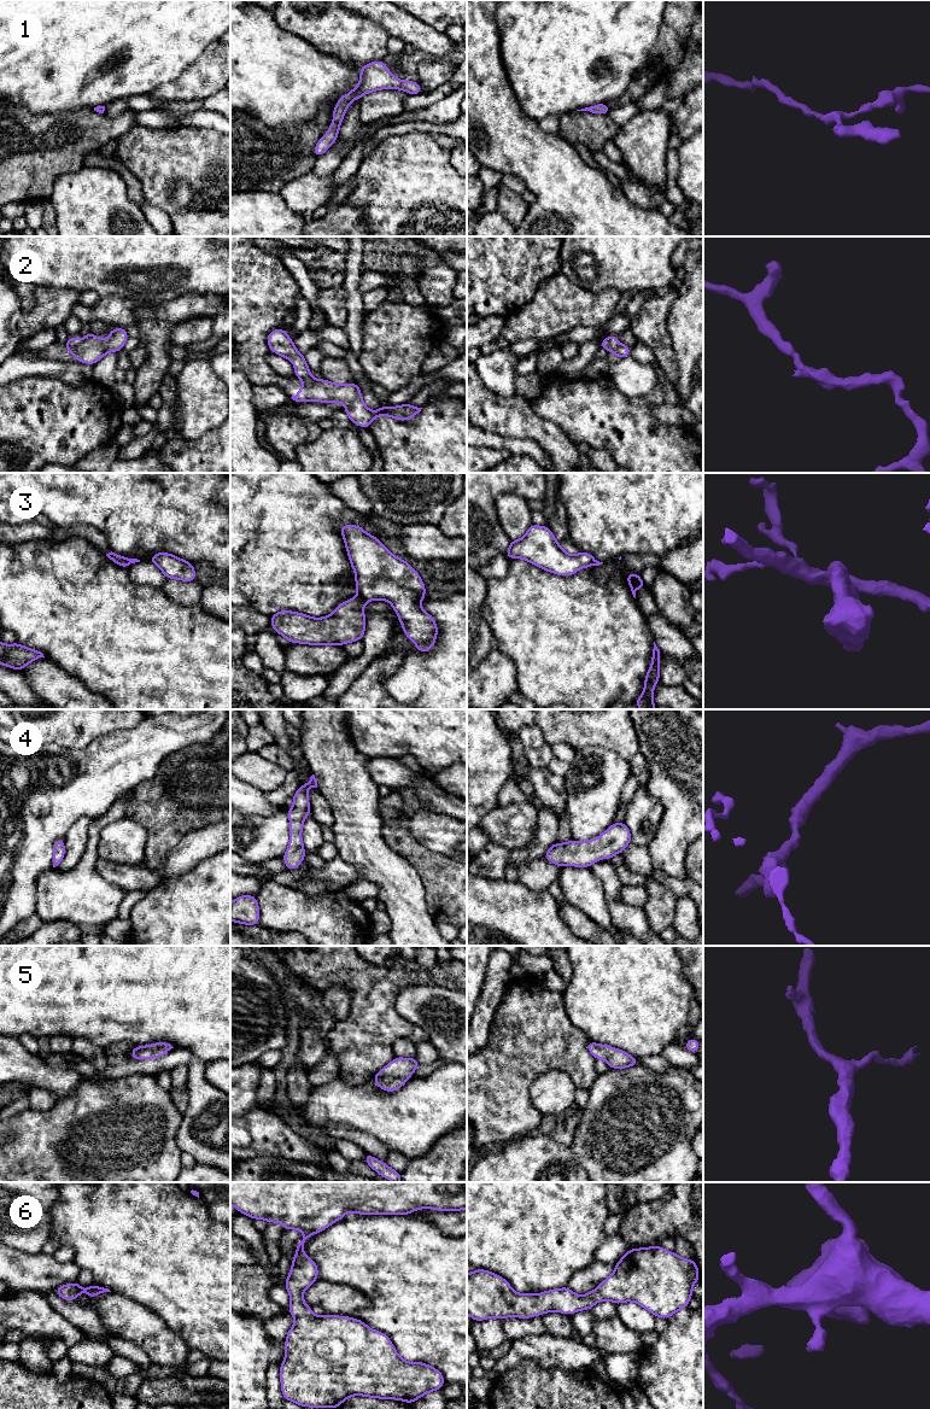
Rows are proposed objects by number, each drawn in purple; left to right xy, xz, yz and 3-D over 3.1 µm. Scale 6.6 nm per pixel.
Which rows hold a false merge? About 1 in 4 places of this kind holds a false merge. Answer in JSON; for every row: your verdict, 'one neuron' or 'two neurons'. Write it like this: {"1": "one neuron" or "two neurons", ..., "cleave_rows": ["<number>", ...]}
{"1": "one neuron", "2": "two neurons", "3": "two neurons", "4": "one neuron", "5": "one neuron", "6": "one neuron", "cleave_rows": ["2", "3"]}

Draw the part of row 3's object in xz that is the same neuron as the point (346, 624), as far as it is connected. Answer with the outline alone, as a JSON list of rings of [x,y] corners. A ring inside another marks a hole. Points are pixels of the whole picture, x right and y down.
[[[352,597],[338,604],[334,612],[324,618],[311,618],[303,613],[280,610],[270,616],[270,625],[276,633],[283,636],[289,643],[311,645],[343,645],[362,641],[365,632],[365,614],[363,608],[367,601],[362,597]]]

